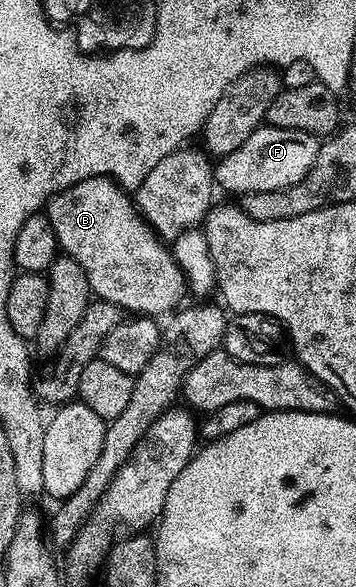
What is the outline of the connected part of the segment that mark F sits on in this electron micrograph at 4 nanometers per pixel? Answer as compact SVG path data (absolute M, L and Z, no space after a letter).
M261 125L256 128L234 153L223 156L214 167L214 183L217 188L229 191L233 197L246 193L266 193L270 189L286 189L290 185L298 185L306 173L310 173L310 165L318 157L321 140L310 133L302 133L298 129L282 129Z

